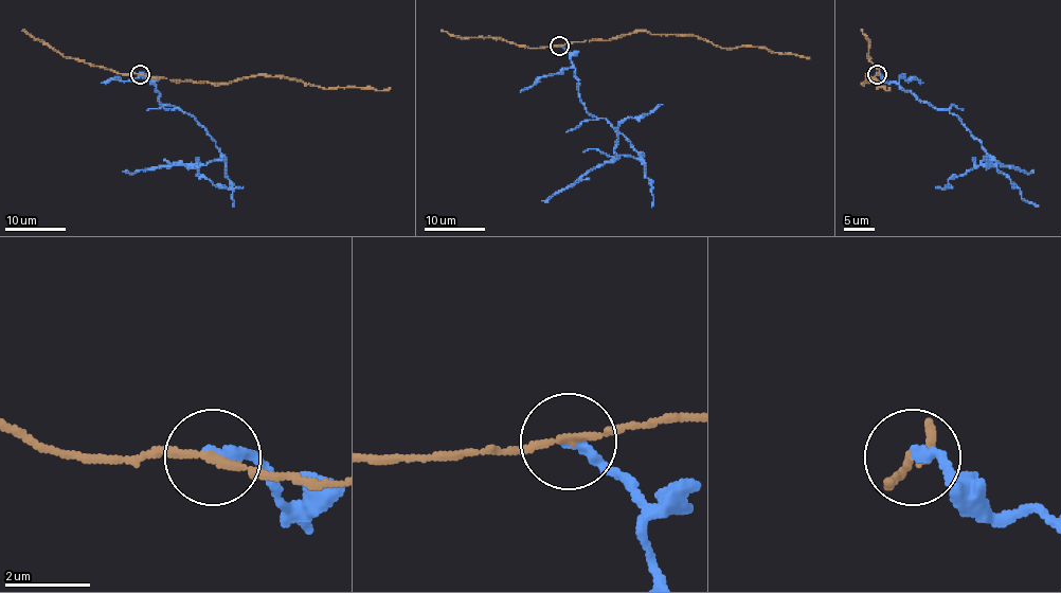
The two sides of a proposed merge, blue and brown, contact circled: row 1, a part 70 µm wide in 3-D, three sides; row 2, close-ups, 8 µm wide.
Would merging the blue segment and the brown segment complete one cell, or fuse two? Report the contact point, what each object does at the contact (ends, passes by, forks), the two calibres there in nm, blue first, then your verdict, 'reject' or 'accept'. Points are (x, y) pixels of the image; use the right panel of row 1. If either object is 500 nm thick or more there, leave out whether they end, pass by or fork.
(877, 74) | blue ends | brown passes by | 240/160 nm | reject

